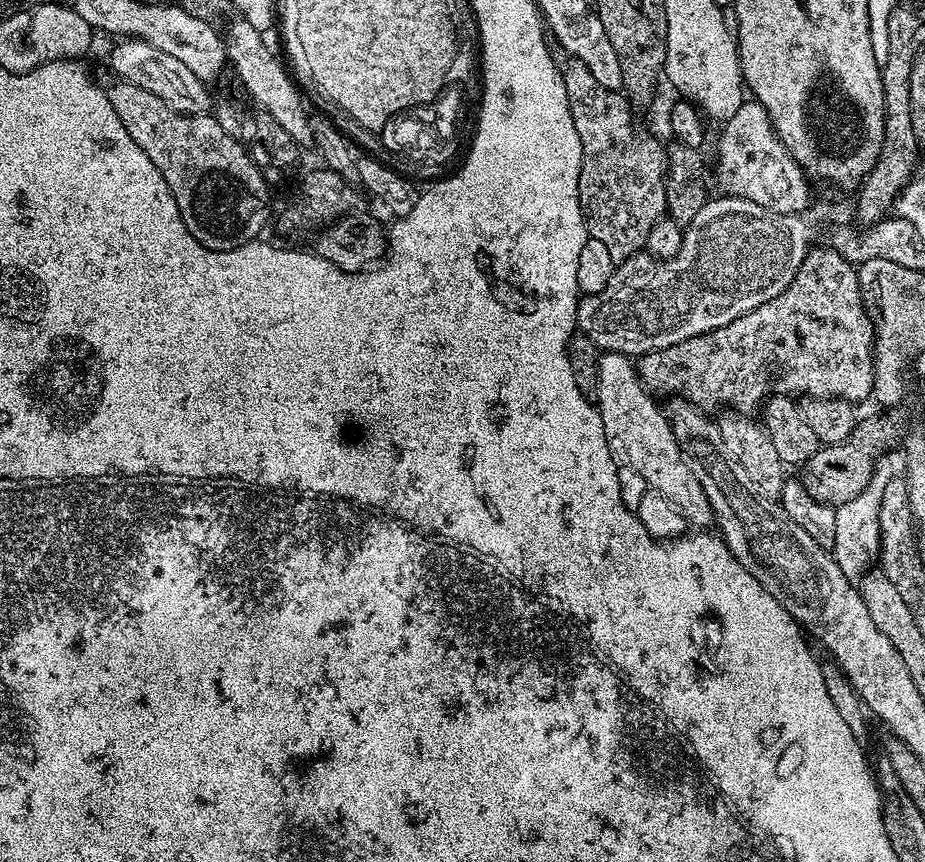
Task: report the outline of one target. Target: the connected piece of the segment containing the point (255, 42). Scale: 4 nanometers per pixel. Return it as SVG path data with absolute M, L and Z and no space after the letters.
M236 18L236 21L226 32L226 47L230 68L236 71L236 76L240 79L240 84L252 95L252 100L257 105L259 111L270 114L274 122L282 125L282 130L290 134L290 138L298 146L313 143L313 117L308 117L308 112L304 109L304 100L300 97L300 92L296 89L294 81L288 77L288 72L284 69L285 61L272 53L272 48L267 44L265 33L254 30L250 22L243 18Z

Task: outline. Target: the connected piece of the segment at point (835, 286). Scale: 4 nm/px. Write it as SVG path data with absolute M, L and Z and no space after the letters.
M813 247L804 255L798 274L794 274L794 280L786 286L786 290L782 290L782 294L713 332L698 334L694 338L686 338L686 342L647 352L639 357L636 372L644 387L657 397L688 400L701 410L725 408L752 414L767 397L787 395L818 400L867 401L874 386L874 333L856 274L854 265L835 248Z

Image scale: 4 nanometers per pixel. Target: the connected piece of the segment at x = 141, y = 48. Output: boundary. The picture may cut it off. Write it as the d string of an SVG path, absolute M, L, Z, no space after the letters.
M120 38L115 41L115 44L116 49L112 52L112 68L119 79L130 82L134 86L142 86L142 90L150 90L150 94L162 98L162 102L166 102L166 106L173 108L176 112L184 112L188 116L199 116L209 111L210 100L208 104L207 88L209 85L199 80L194 70L189 70L183 62L178 62L178 58L166 54L166 50L158 50L158 46L150 46L150 42L145 40Z

